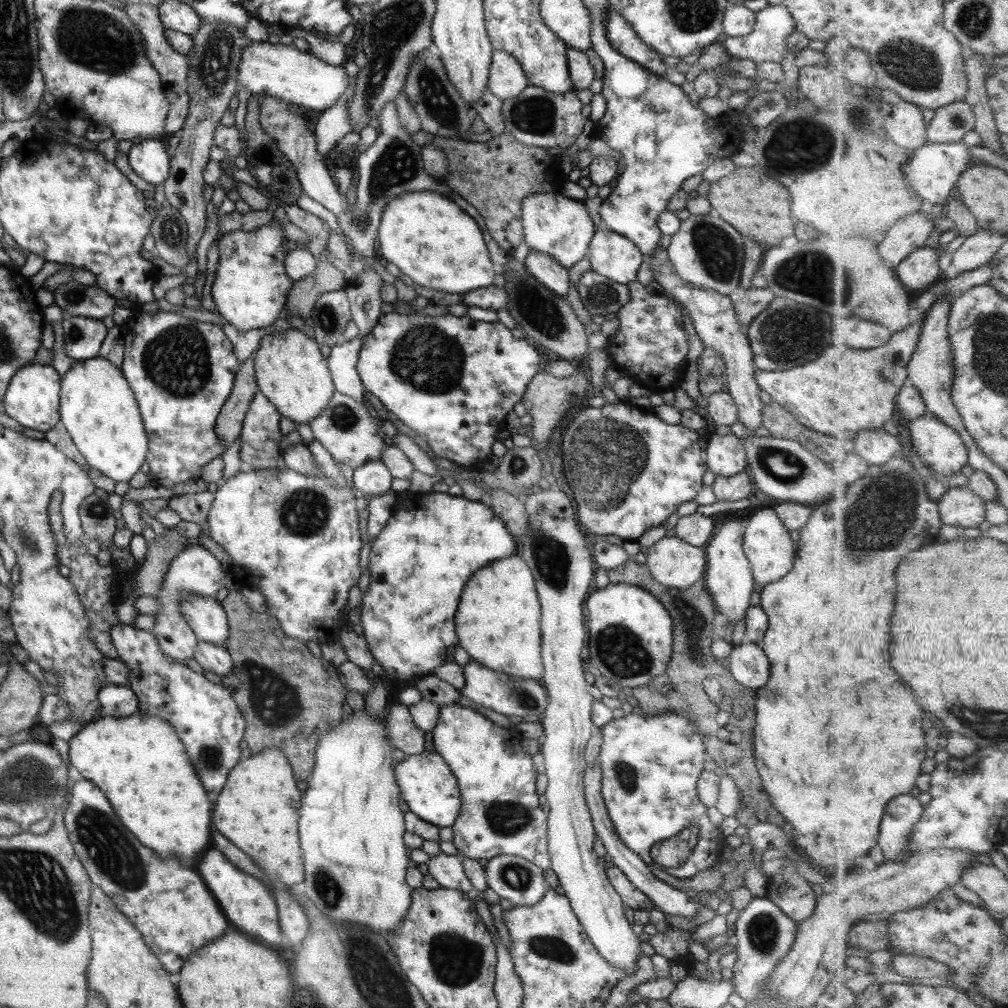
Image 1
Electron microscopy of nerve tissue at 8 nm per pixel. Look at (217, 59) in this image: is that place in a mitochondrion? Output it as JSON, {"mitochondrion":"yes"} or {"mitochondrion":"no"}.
{"mitochondrion":"yes"}

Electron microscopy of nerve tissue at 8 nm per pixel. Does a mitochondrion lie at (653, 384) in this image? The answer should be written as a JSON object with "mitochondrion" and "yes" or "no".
{"mitochondrion":"no"}

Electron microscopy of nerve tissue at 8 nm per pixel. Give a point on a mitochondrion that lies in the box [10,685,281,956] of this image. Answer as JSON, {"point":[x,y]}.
{"point":[114,854]}

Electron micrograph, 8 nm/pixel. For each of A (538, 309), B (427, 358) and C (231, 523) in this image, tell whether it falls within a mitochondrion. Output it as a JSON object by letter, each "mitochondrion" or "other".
{"A":"mitochondrion","B":"mitochondrion","C":"other"}

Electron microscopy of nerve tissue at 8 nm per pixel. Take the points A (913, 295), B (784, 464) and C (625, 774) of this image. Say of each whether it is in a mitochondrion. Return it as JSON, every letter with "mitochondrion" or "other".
{"A":"other","B":"mitochondrion","C":"mitochondrion"}

